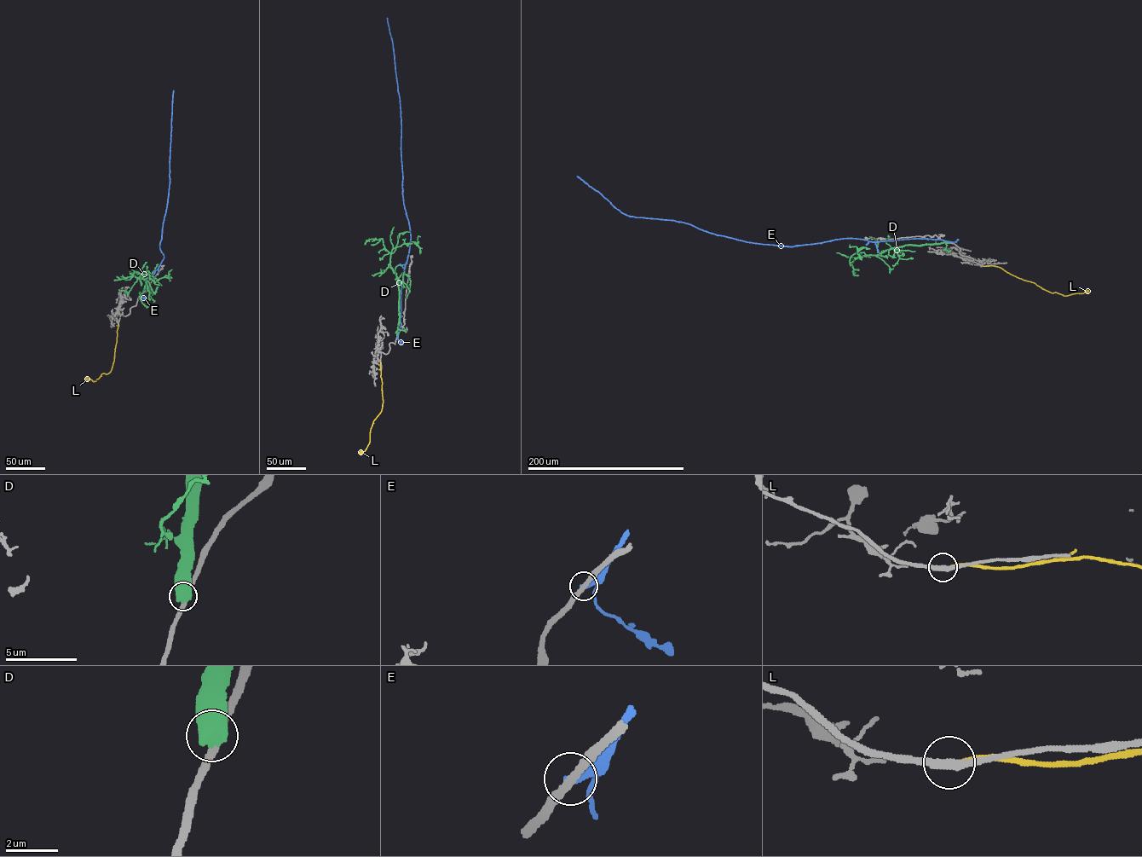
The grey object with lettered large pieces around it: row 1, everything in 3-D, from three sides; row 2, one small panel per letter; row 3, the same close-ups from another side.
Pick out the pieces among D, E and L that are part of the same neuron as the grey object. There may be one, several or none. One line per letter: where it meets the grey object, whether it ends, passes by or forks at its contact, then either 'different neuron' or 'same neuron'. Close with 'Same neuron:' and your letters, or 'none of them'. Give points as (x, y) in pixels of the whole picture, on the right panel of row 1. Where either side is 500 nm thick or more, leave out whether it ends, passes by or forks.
D: meets grey at (948, 242); different neuron
E: meets grey at (950, 242); it ends there; different neuron
L: meets grey at (983, 266); it ends there; different neuron
Same neuron: none of them

